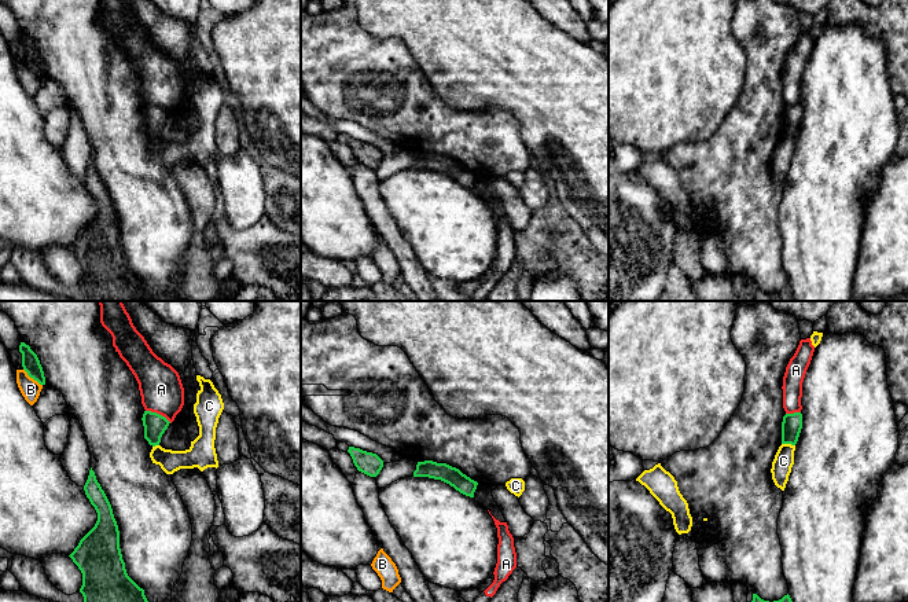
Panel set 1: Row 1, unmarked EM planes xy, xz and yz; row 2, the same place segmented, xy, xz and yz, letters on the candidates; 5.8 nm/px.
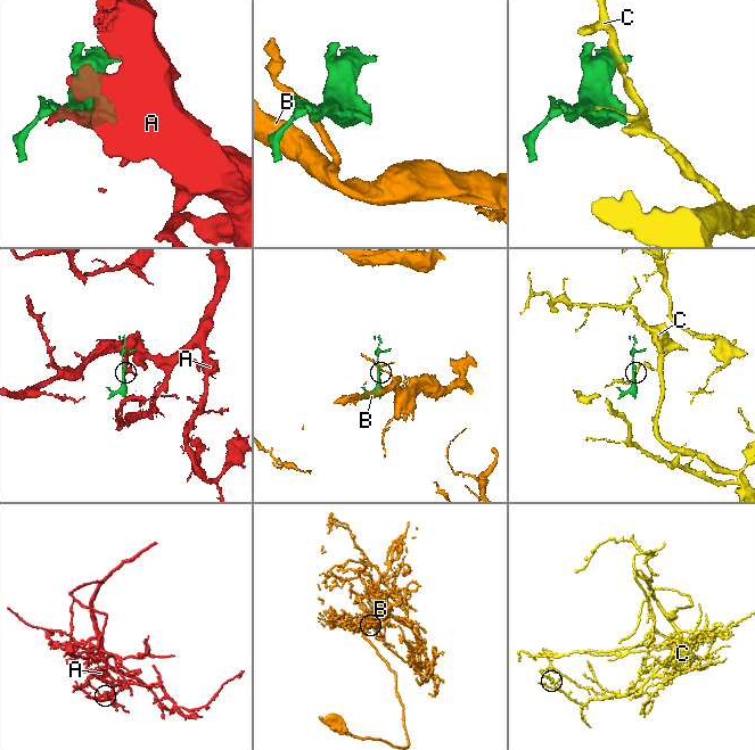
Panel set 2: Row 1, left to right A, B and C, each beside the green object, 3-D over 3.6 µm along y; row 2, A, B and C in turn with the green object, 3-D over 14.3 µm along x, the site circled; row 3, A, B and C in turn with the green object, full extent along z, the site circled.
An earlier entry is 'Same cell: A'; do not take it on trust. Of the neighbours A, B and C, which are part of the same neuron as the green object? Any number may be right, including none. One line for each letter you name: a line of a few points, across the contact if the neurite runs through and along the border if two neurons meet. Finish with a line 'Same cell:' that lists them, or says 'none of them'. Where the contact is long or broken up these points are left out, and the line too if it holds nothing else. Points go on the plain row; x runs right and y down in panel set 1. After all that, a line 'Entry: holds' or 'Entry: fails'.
Same cell: none of them
Entry: fails

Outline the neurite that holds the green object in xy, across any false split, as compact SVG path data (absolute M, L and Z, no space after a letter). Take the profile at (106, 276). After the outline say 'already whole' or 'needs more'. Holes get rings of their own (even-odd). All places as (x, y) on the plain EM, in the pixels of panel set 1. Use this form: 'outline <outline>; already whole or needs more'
outline M92 159L84 177L84 183L98 205L98 213L69 247L82 265L80 285L84 289L84 296L74 298L74 301L151 301L150 294L144 287L144 282L126 265L120 241L118 217L111 197L98 175Z; already whole

